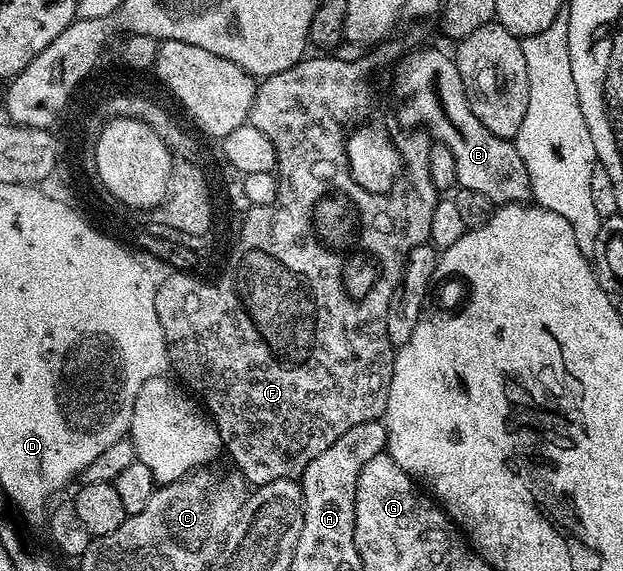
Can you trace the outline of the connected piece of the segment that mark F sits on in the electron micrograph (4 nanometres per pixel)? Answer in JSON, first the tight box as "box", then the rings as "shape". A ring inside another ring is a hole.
{"box":[155,48,439,488],"shape":[[[385,48],[370,49],[355,60],[339,60],[334,56],[328,58],[306,56],[291,68],[275,72],[271,77],[262,78],[257,82],[248,125],[259,128],[259,132],[263,132],[263,136],[267,136],[267,140],[275,144],[277,195],[275,200],[271,200],[271,204],[252,207],[243,215],[241,230],[245,238],[249,238],[249,274],[225,274],[225,282],[221,282],[221,286],[197,286],[197,282],[189,282],[189,277],[184,272],[178,272],[167,275],[155,286],[155,312],[163,328],[163,340],[167,344],[172,373],[203,403],[204,409],[217,427],[224,453],[227,458],[229,454],[230,460],[233,461],[230,463],[253,488],[284,478],[300,479],[307,464],[311,464],[311,460],[315,460],[319,452],[327,452],[327,448],[331,448],[331,444],[335,444],[335,440],[339,440],[343,432],[355,428],[355,424],[376,422],[385,413],[395,353],[395,347],[387,340],[389,307],[394,303],[395,291],[400,287],[401,273],[411,248],[424,246],[429,242],[431,216],[435,216],[439,192],[407,190],[407,174],[397,174],[399,170],[397,156],[399,158],[403,156],[397,150],[430,148],[431,139],[421,128],[413,128],[406,132],[396,117],[389,115],[388,118],[381,111],[381,106],[377,103],[377,89],[381,86],[380,74],[389,65],[390,69],[395,62],[391,51],[381,49]],[[309,126],[329,126],[329,134],[333,137],[333,143],[330,146],[319,147],[310,162]]]}

